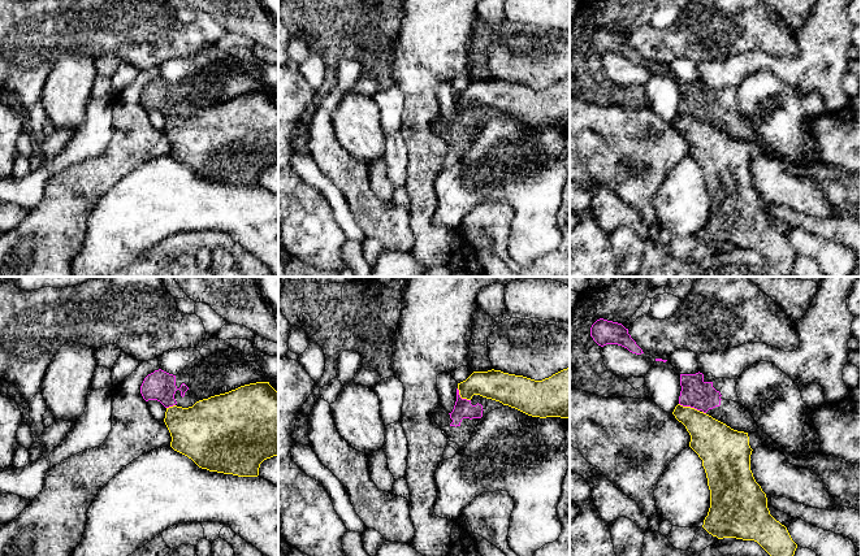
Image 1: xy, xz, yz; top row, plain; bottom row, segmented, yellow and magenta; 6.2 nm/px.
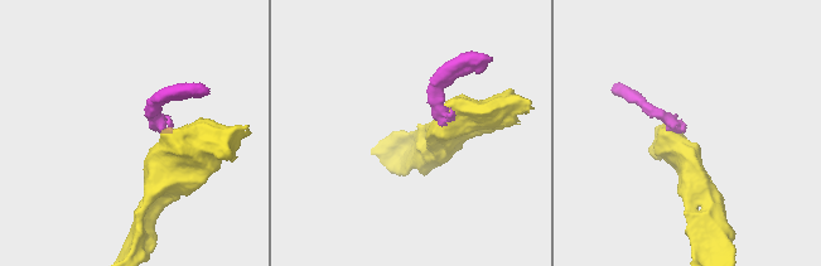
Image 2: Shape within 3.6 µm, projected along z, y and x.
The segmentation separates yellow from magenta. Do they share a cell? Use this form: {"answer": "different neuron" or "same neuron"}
{"answer": "different neuron"}

